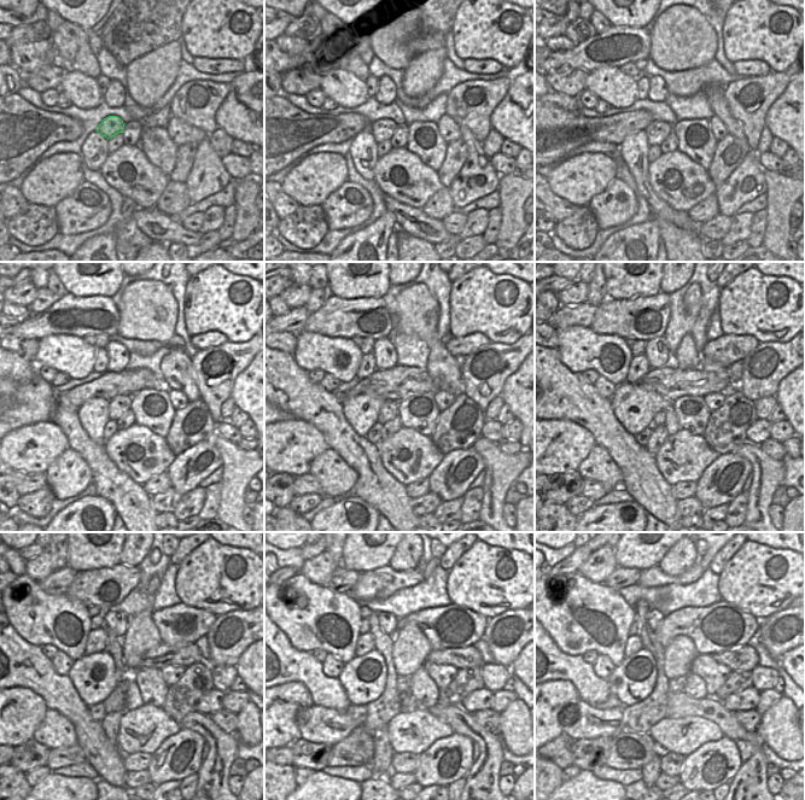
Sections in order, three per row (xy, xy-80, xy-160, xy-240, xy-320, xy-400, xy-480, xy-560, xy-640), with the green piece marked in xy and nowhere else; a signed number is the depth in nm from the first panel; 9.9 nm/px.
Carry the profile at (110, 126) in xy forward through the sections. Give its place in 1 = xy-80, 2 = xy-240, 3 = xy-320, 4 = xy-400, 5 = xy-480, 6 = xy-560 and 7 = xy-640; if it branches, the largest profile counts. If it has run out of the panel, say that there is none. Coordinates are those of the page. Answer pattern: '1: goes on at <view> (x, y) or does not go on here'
1: goes on at xy-80 (383, 129)
2: goes on at xy-240 (118, 406)
3: goes on at xy-320 (389, 410)
4: goes on at xy-400 (659, 419)
5: goes on at xy-480 (123, 684)
6: goes on at xy-560 (403, 682)
7: goes on at xy-640 (677, 684)

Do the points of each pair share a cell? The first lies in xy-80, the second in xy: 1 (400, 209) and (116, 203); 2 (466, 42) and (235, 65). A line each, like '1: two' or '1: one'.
1: two
2: two

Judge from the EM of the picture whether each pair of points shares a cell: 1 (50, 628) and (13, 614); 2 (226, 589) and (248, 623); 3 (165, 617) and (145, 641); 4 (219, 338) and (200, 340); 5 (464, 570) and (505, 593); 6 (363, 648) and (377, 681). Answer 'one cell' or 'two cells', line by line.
1: one cell
2: two cells
3: two cells
4: one cell
5: one cell
6: two cells

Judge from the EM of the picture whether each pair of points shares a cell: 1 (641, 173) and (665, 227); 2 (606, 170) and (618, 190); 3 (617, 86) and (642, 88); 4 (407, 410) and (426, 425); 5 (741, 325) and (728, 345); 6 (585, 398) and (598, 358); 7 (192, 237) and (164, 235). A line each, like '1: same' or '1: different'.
1: different
2: different
3: different
4: same
5: different
6: different
7: same

